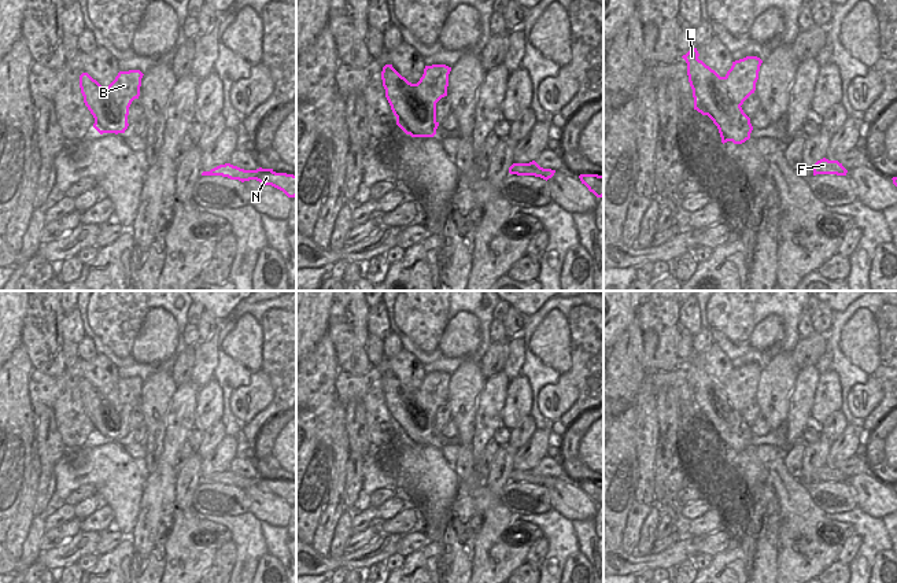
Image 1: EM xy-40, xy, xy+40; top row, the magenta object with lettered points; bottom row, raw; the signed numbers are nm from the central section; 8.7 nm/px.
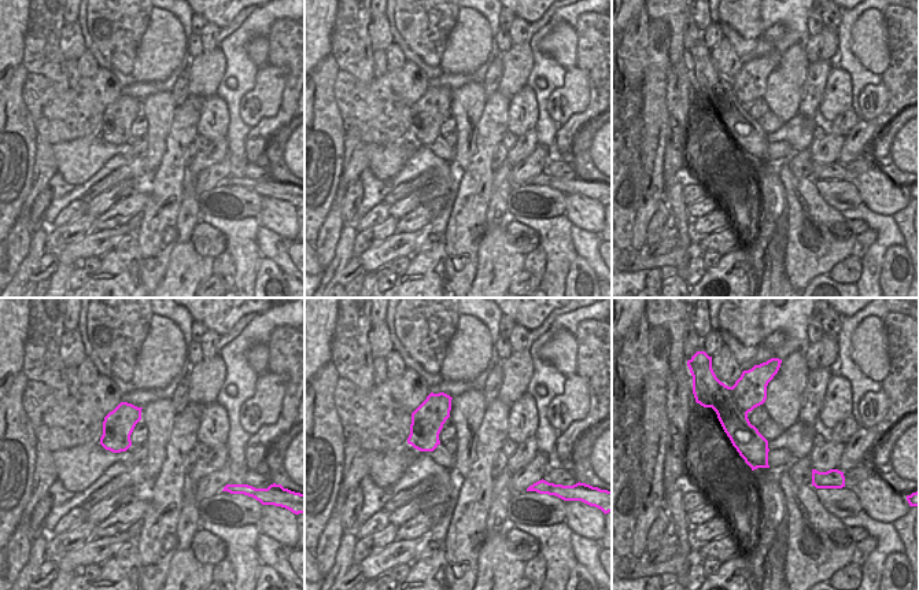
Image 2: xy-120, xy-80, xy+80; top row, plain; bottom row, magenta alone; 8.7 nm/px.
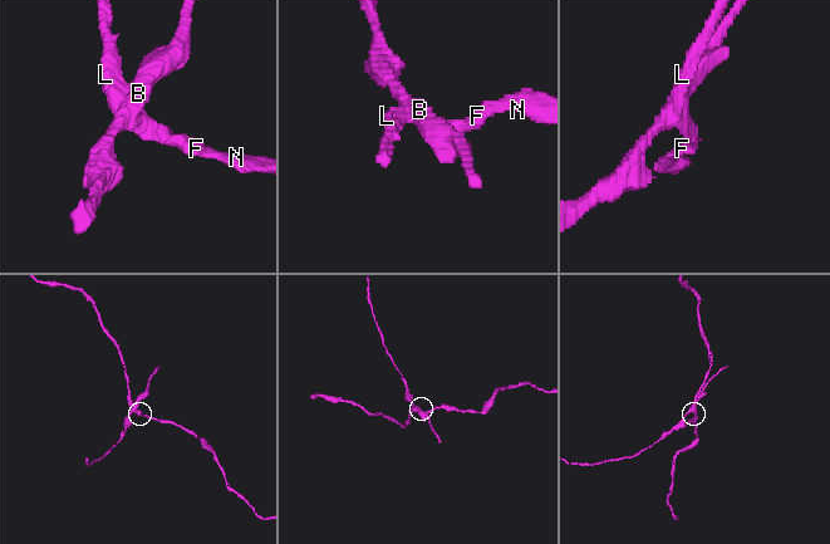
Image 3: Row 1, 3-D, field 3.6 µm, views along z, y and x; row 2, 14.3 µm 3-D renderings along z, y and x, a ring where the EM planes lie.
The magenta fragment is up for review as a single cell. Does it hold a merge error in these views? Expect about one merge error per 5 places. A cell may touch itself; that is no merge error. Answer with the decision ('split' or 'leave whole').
split

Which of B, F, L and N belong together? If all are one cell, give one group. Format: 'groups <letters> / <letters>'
groups B / F L N

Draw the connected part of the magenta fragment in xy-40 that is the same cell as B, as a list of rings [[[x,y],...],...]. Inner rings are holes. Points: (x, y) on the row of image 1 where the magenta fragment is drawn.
[[[140,70],[119,71],[115,80],[106,88],[106,97],[101,103],[88,106],[95,118],[93,128],[97,132],[108,132],[112,129],[126,130],[129,107],[134,99],[140,96],[143,73]],[[112,99],[121,114],[121,121],[115,121],[115,115],[107,107],[107,100]]]

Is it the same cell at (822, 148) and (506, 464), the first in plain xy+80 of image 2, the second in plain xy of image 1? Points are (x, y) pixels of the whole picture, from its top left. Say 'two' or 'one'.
one

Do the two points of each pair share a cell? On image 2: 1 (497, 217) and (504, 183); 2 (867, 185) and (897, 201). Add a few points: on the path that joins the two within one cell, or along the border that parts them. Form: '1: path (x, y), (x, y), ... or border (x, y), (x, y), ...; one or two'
1: path (497, 209), (499, 191); one
2: path (874, 190), (886, 199), (890, 199); one

